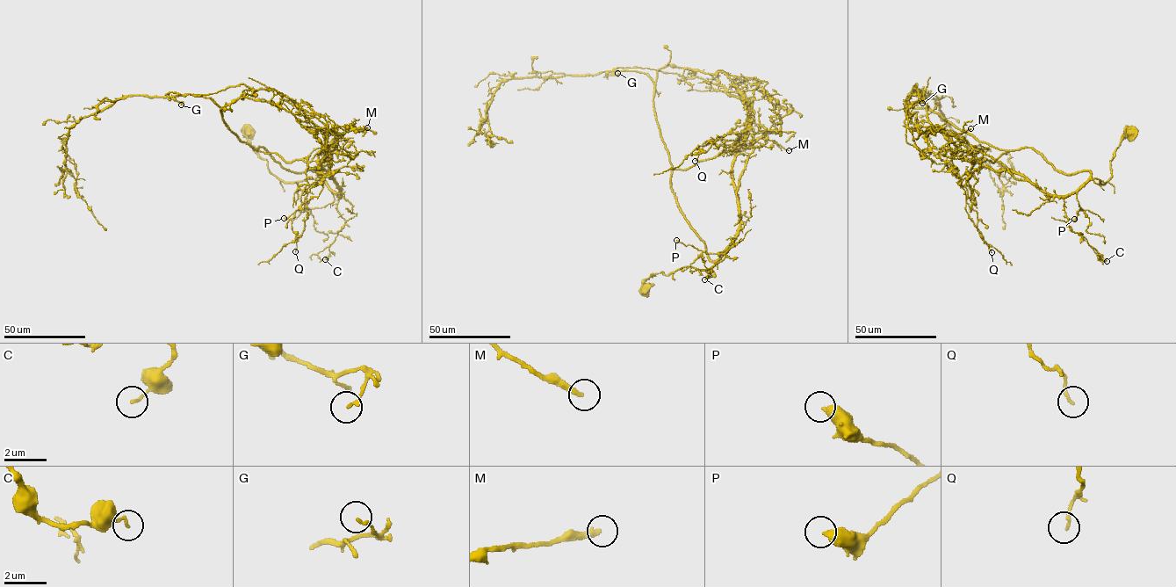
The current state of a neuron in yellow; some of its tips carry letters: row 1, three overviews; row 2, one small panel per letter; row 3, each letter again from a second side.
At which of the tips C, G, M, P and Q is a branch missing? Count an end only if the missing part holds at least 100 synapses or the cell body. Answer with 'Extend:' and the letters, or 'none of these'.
Extend: none of these

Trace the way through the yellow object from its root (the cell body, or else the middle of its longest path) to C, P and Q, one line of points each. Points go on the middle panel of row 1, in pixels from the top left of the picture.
C: (645, 286), (660, 272), (709, 270), (734, 238), (704, 279)
P: (645, 286), (646, 279), (660, 272), (669, 275), (686, 266), (709, 270), (728, 250), (707, 253), (676, 240)
Q: (645, 286), (660, 272), (709, 270), (737, 234), (735, 148), (712, 140), (697, 145), (695, 161)

